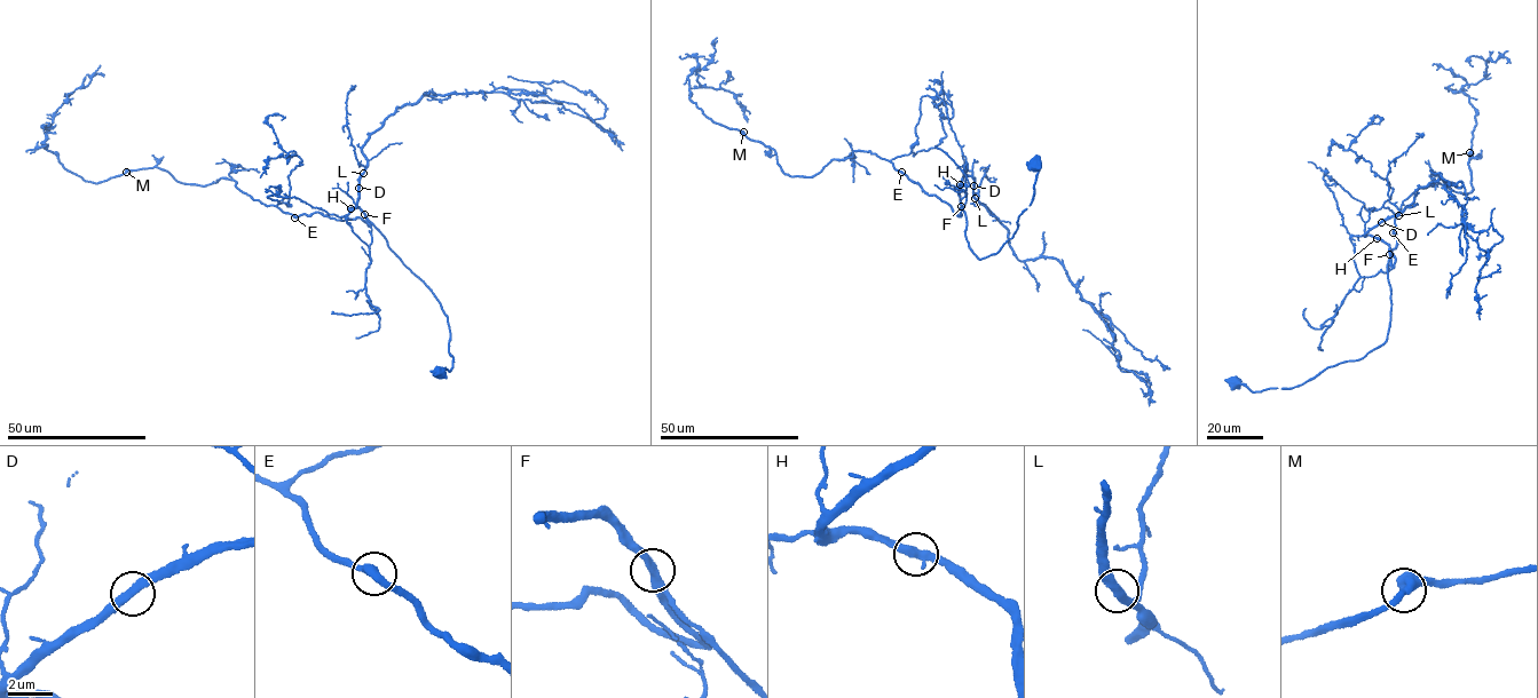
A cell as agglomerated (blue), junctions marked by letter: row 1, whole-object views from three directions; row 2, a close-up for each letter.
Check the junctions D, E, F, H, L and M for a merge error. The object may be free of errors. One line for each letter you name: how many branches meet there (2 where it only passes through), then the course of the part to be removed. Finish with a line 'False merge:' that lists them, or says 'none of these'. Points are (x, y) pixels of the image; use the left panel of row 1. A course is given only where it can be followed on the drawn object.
False merge: none of these

